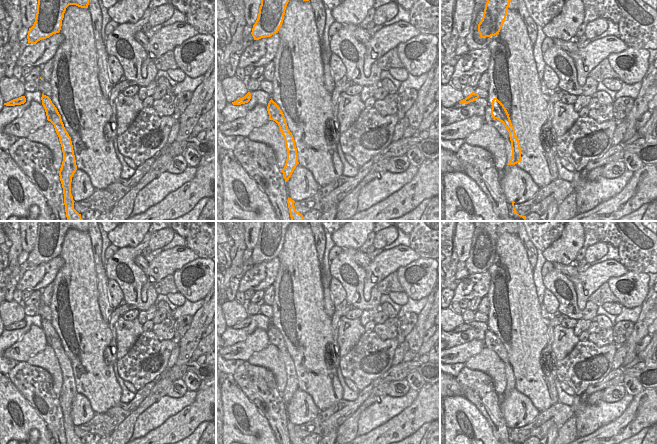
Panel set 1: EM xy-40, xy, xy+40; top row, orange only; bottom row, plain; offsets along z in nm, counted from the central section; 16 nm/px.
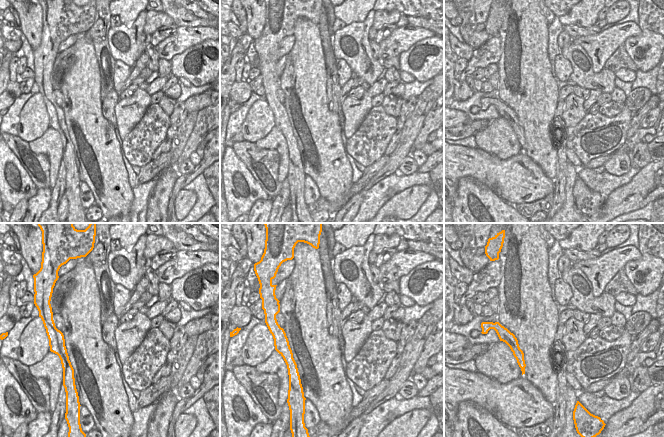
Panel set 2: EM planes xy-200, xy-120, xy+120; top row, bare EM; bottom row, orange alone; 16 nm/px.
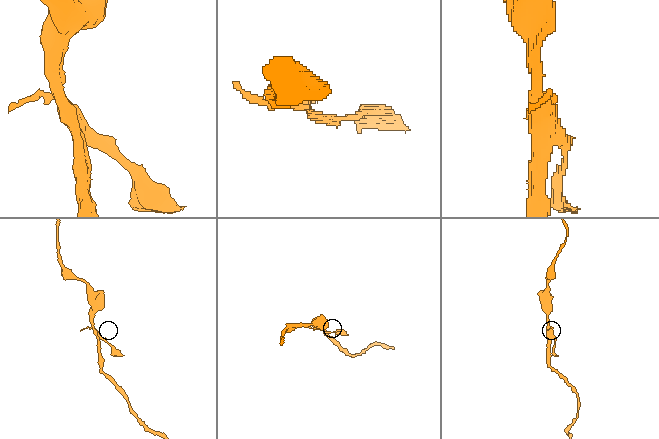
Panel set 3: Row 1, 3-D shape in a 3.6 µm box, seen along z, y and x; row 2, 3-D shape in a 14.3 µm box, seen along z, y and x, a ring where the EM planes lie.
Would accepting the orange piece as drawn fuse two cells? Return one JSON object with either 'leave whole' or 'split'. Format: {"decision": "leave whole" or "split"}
{"decision": "split"}

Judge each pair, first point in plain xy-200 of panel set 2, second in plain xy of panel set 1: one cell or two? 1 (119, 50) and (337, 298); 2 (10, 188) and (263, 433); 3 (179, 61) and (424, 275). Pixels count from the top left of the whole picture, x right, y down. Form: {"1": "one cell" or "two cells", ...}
{"1": "two cells", "2": "one cell", "3": "one cell"}

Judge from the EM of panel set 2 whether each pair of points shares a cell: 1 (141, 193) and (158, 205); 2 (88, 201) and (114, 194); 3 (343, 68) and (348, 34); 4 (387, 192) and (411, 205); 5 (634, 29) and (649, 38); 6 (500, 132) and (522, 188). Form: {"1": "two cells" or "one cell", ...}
{"1": "two cells", "2": "two cells", "3": "two cells", "4": "two cells", "5": "two cells", "6": "two cells"}

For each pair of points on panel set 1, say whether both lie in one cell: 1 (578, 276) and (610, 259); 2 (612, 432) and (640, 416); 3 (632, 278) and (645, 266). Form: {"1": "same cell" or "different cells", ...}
{"1": "different cells", "2": "same cell", "3": "same cell"}

